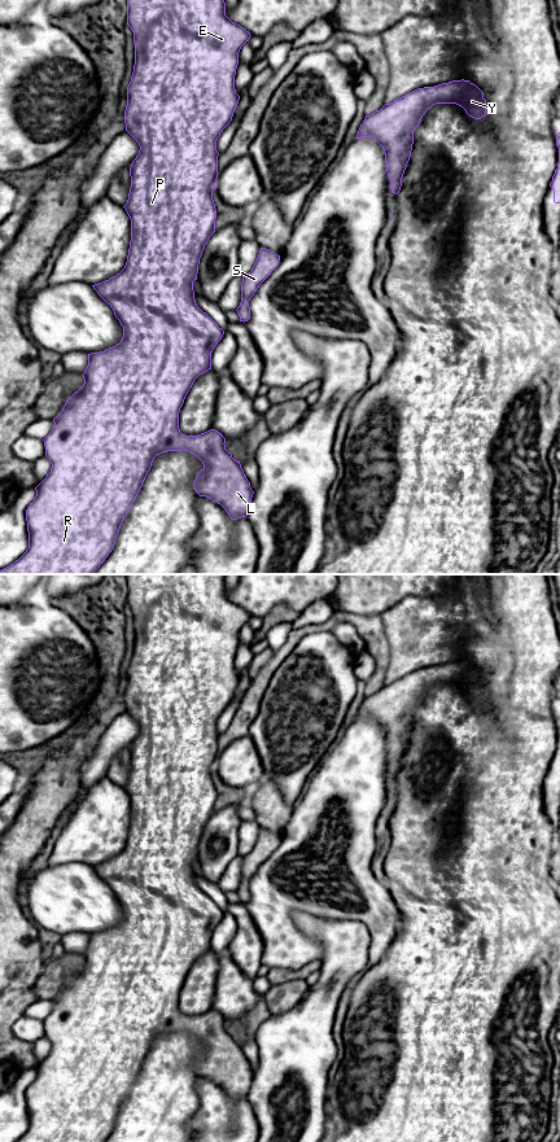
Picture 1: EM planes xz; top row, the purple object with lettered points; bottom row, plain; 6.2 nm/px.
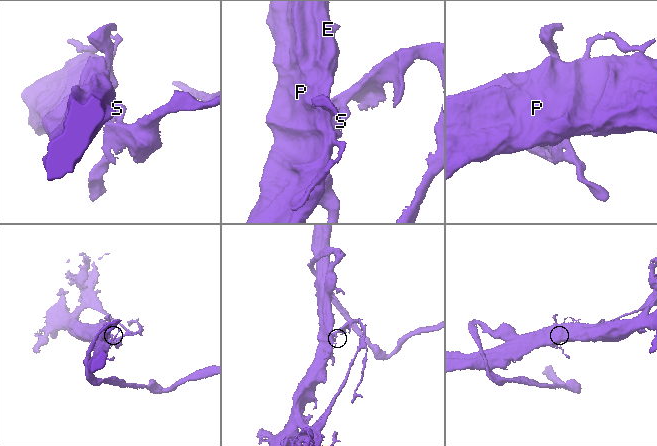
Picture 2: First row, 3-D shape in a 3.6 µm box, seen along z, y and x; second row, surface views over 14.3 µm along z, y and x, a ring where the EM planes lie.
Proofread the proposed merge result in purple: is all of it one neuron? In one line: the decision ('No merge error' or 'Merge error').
Merge error

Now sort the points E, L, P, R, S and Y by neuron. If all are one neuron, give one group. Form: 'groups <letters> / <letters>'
groups E L P R Y / S

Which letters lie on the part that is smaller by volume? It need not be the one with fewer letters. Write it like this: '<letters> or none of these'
S

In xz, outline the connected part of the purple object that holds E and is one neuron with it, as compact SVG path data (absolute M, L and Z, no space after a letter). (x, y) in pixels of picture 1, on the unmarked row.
M127 574L127 605L134 613L135 646L127 668L124 704L126 712L140 726L139 735L130 748L131 769L127 784L123 787L131 800L131 822L124 849L109 861L92 866L97 875L113 889L115 898L123 907L123 918L113 928L88 935L88 946L82 955L84 959L83 967L66 981L62 992L53 999L52 1012L43 1020L45 1037L49 1040L52 1049L35 1068L36 1077L26 1090L29 1129L16 1142L105 1142L114 1129L121 1106L130 1093L154 1038L162 1033L185 1031L196 1036L204 1045L193 1063L196 1073L220 1085L232 1101L248 1097L254 1075L240 1042L235 1041L232 1034L226 1031L226 1019L222 1014L210 1010L198 1016L185 1016L179 1010L179 993L184 980L194 961L211 950L211 933L224 915L224 911L197 887L193 862L197 861L200 839L205 826L215 813L216 789L213 771L219 754L216 721L232 701L237 688L240 677L235 670L235 656L239 646L239 633L251 616L226 596L224 574Z

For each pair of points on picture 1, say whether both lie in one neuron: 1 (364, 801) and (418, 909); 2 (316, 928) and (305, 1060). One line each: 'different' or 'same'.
1: different
2: same

